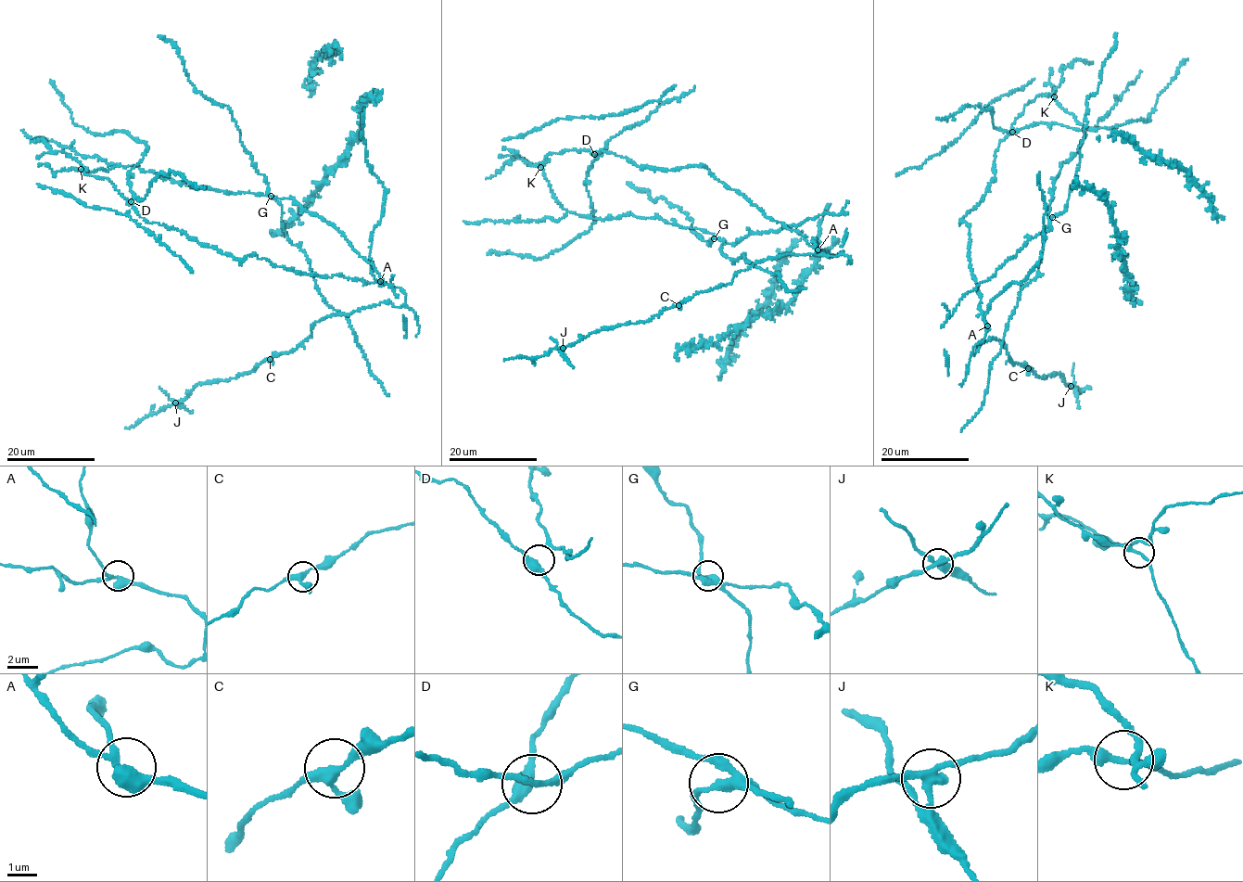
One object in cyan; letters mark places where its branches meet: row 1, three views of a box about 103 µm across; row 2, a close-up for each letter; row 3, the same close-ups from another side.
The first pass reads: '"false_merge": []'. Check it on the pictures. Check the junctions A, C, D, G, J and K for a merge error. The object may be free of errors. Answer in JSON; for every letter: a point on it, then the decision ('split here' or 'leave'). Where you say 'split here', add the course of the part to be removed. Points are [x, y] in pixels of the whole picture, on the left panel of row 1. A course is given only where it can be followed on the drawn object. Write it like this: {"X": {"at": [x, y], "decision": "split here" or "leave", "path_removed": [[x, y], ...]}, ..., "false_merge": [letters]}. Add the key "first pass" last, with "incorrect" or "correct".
{"A": {"at": [380, 281], "decision": "leave"}, "C": {"at": [270, 359], "decision": "leave"}, "D": {"at": [131, 201], "decision": "leave"}, "G": {"at": [271, 196], "decision": "leave"}, "J": {"at": [175, 402], "decision": "split here", "path_removed": [[175, 402], [158, 387]]}, "K": {"at": [81, 169], "decision": "leave"}, "false_merge": ["J"], "first pass": "incorrect"}

